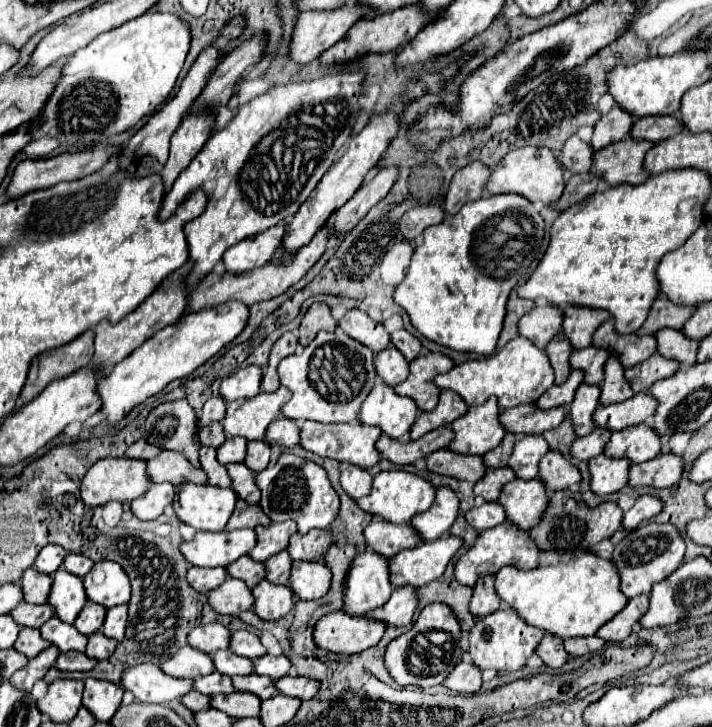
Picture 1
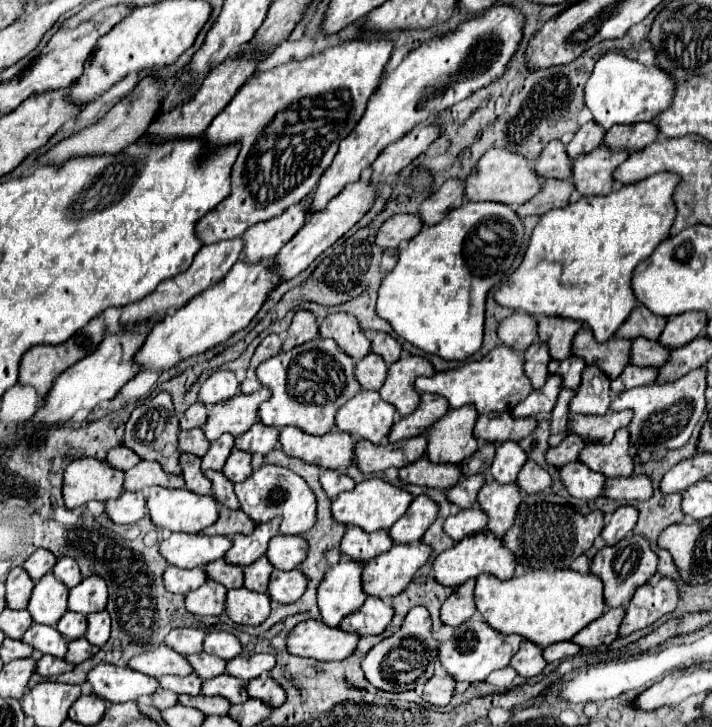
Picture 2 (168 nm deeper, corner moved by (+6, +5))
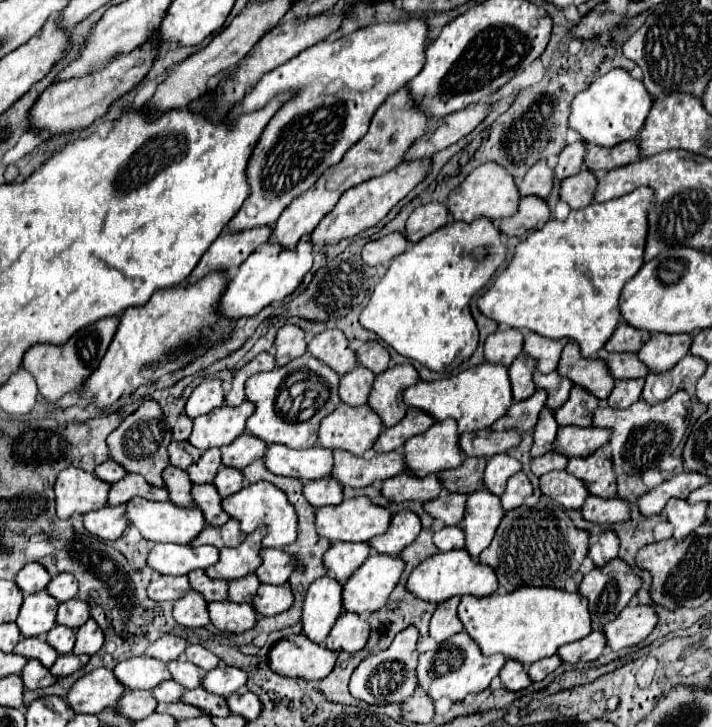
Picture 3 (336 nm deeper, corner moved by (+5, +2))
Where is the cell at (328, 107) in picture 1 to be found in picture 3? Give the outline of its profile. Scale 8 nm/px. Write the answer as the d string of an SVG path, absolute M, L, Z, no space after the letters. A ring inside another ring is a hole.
M425 19L373 23L351 35L339 37L337 41L321 41L301 51L295 59L289 59L277 69L265 73L263 79L255 85L255 89L233 107L233 113L231 113L233 117L237 115L237 111L245 113L245 111L261 109L269 99L275 97L275 93L291 91L291 89L299 89L299 93L293 99L289 99L265 127L249 159L247 181L251 185L251 195L243 203L239 213L231 219L229 231L243 231L243 229L277 223L281 211L295 197L307 191L323 175L325 169L329 169L331 165L337 165L343 159L345 151L365 135L373 113L387 99L387 95L395 93L399 87L403 87L421 71L425 63L425 47L429 43L427 39L429 39L429 25Z

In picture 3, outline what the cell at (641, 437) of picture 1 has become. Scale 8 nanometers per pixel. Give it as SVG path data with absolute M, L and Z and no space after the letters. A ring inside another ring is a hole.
M597 449L589 457L569 459L565 471L581 479L589 487L589 495L597 495L601 499L611 499L617 495L613 463L603 449Z

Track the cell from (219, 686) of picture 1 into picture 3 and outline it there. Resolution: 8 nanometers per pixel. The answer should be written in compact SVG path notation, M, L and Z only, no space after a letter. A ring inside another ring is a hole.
M173 681L159 683L157 687L151 689L153 697L155 697L159 703L175 703L175 701L179 701L181 695L183 695L183 691L185 691L185 689L183 689L181 685L177 685L177 683L173 683Z

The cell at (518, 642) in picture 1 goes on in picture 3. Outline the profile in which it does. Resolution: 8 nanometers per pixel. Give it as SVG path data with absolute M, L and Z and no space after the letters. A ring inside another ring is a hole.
M465 631L457 633L451 639L445 639L437 649L419 655L417 663L417 683L427 691L431 701L447 697L451 701L463 701L469 693L481 693L489 687L491 679L499 675L505 663L503 655L483 657L477 643L469 639Z

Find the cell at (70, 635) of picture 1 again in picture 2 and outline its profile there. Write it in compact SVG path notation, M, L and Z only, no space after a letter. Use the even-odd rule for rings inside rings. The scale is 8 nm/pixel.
M34 622L26 630L22 640L26 644L34 646L38 652L52 654L58 658L64 658L64 650L68 650L68 640L64 640L64 636L60 636L60 632L56 632L56 628L48 626L48 624L36 624Z

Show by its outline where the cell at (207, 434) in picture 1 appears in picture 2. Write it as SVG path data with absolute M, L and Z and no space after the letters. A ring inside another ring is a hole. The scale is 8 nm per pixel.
M202 428L182 430L178 446L180 446L180 452L190 452L190 454L196 454L196 456L204 456L210 448L210 440L206 440Z

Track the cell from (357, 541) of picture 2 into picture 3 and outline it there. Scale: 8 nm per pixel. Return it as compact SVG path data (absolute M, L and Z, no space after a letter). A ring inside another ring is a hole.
M333 543L325 553L325 567L327 575L335 577L341 585L357 567L369 557L369 545L367 543Z

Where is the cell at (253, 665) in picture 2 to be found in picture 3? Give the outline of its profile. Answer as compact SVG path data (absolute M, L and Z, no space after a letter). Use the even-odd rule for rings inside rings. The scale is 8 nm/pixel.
M215 667L213 671L205 673L205 677L201 679L201 687L213 695L221 695L227 697L233 691L237 691L239 687L243 687L247 683L247 675L245 671L237 669L237 667Z

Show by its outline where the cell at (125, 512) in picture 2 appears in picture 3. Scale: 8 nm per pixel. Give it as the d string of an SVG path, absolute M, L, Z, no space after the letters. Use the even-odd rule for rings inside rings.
M125 505L117 507L101 507L97 511L85 513L83 515L83 529L103 541L115 541L123 535L127 529L127 519L125 519Z

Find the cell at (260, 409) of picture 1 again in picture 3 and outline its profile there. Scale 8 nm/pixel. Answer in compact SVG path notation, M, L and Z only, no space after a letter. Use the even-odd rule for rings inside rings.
M243 401L237 407L213 409L211 413L193 419L193 433L187 441L199 451L229 445L245 431L245 421L253 409L255 405L249 401Z

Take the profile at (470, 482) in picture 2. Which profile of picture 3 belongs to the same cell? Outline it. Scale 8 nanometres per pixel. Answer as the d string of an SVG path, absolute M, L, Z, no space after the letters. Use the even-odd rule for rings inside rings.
M443 491L437 499L423 503L423 509L433 519L441 519L445 525L459 525L461 517L465 513L465 499L467 499L467 495Z

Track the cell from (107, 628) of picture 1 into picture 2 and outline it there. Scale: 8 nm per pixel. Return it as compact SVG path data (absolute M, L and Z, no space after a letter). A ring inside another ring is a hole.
M108 610L88 616L86 638L88 638L90 644L96 644L96 646L104 646L108 642L108 638L110 638L110 616L108 616Z

